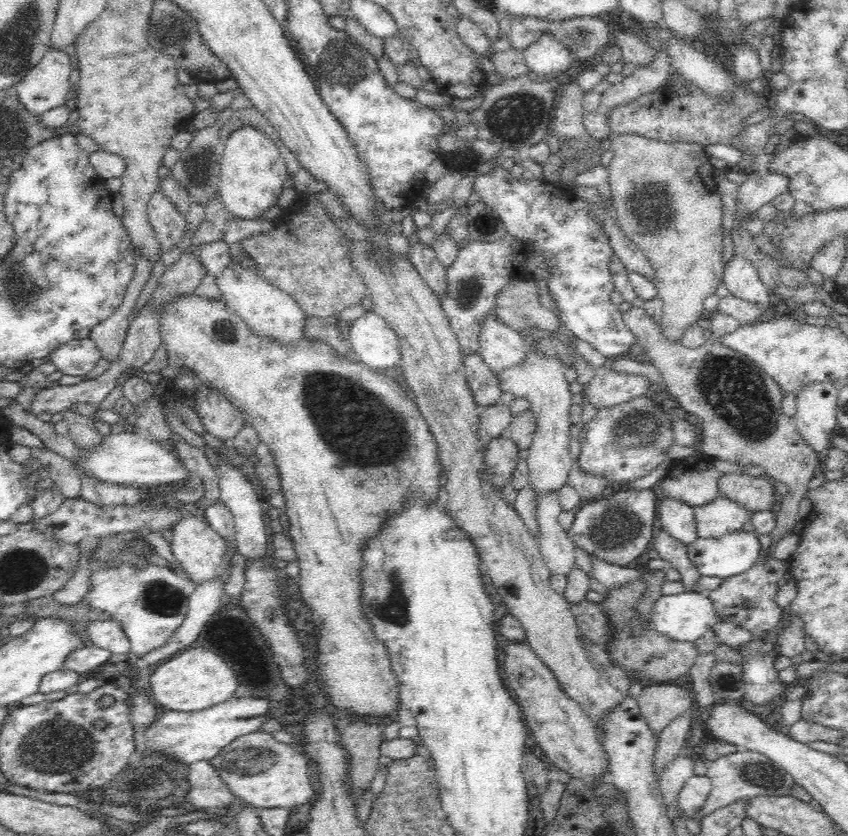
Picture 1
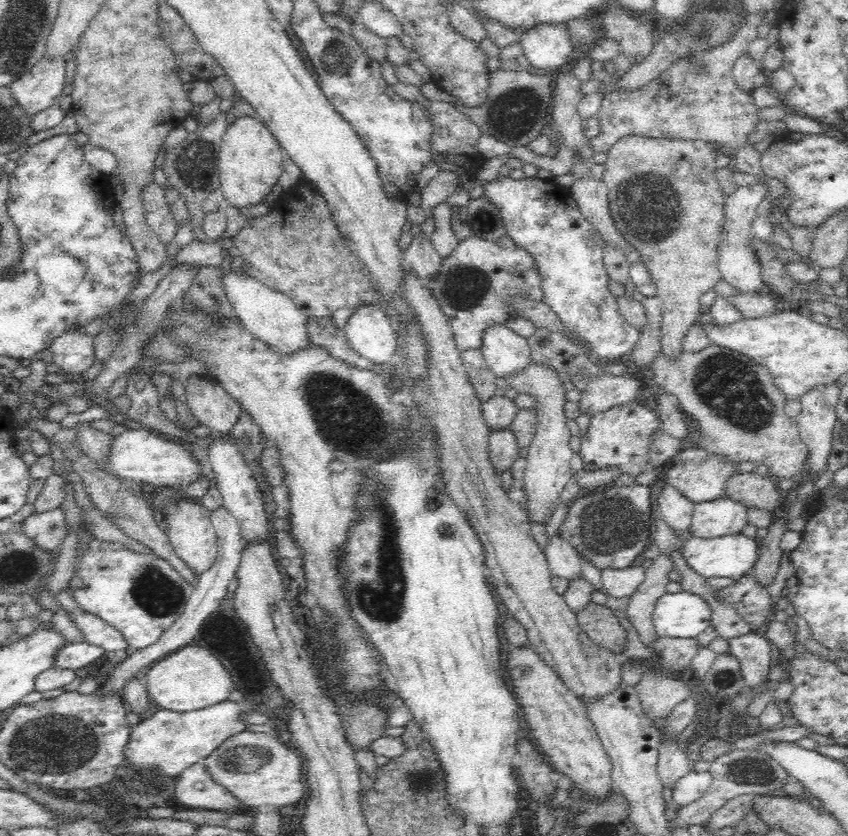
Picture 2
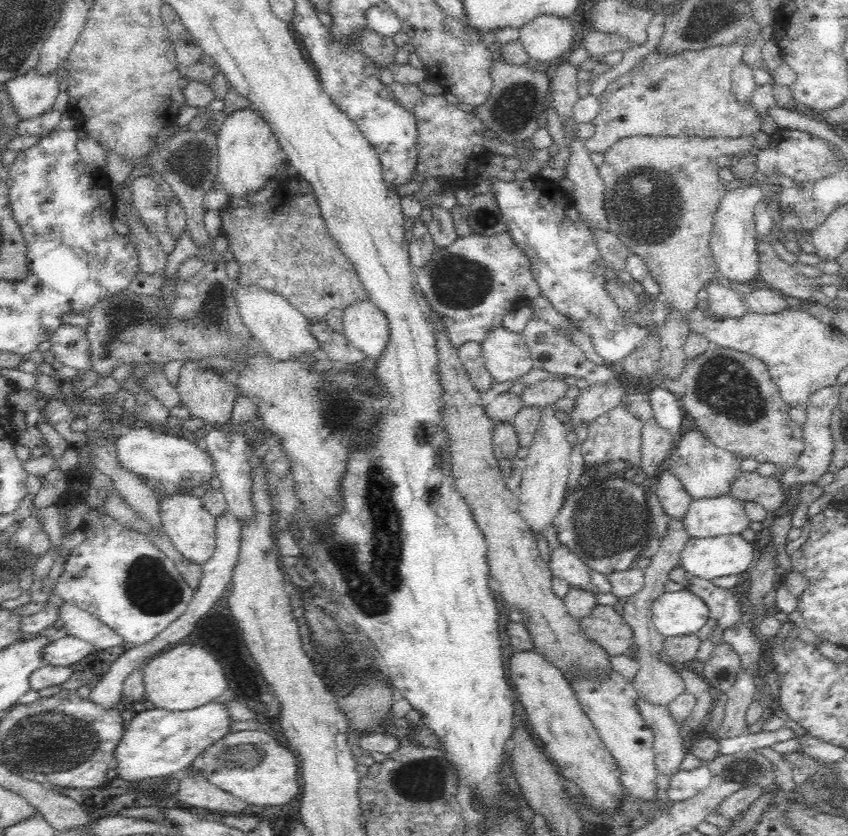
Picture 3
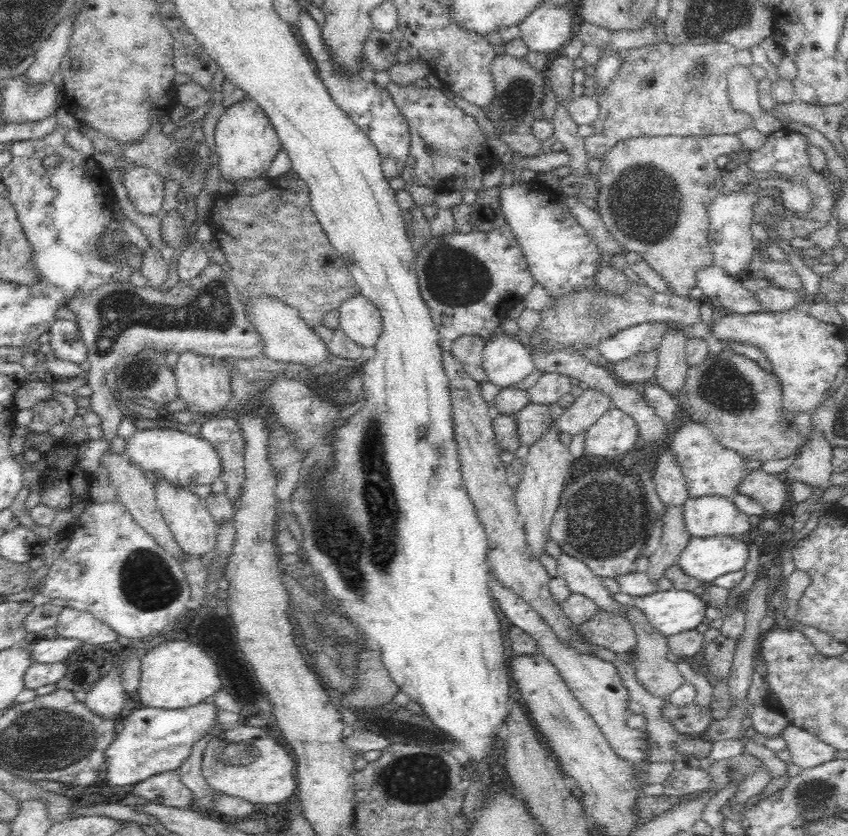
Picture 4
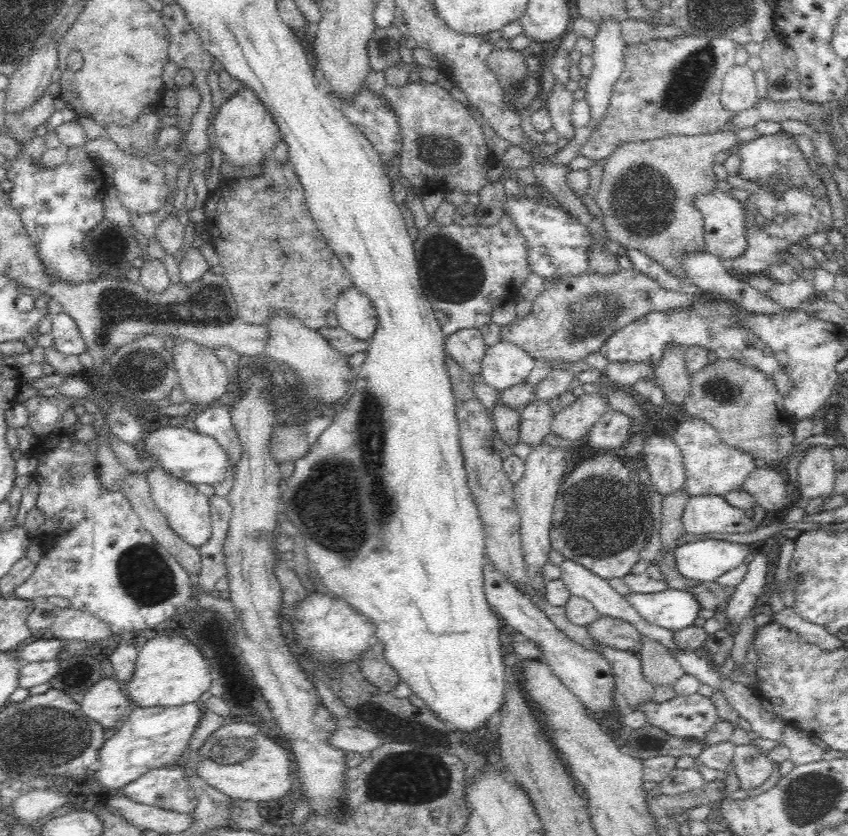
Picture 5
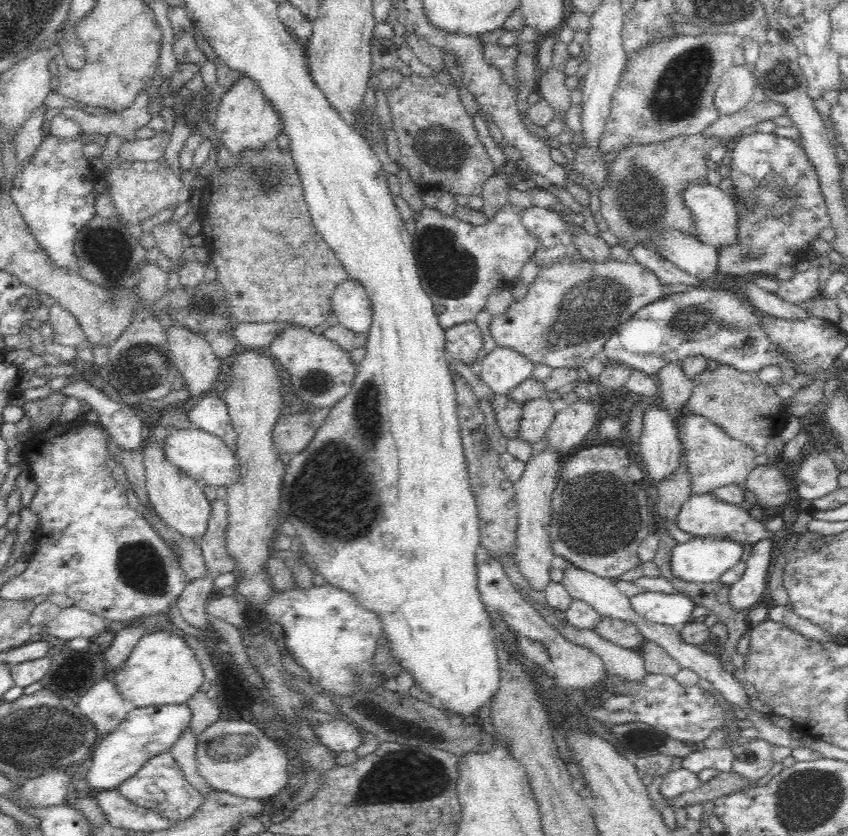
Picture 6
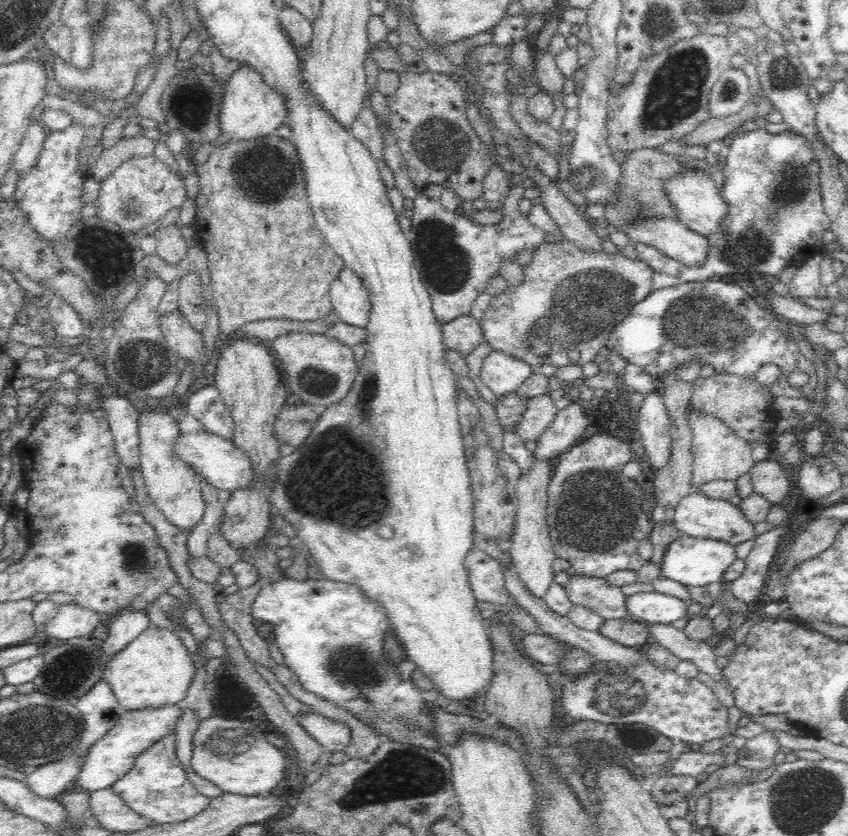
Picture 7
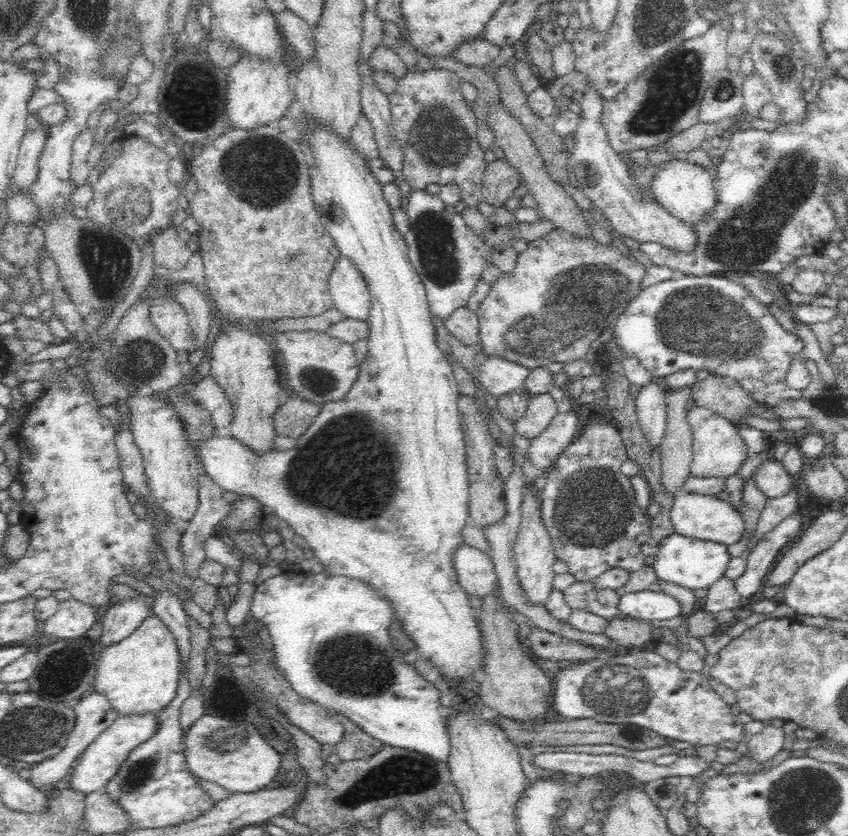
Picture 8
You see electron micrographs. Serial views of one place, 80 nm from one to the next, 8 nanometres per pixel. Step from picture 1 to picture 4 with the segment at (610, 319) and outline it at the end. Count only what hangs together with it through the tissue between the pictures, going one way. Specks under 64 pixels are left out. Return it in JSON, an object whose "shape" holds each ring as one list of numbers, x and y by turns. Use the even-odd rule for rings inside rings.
{"shape":[[537,179,528,183,517,180,512,186,500,184,498,188,505,225,516,237,534,283,541,285,554,301,572,294,596,294,601,289,598,270,602,268,602,257,590,235,562,202,563,193],[644,323,631,326,614,332,608,338,602,338,596,347,603,359,606,358,608,362,614,364,640,352,658,348,666,328,668,328,666,323]]}

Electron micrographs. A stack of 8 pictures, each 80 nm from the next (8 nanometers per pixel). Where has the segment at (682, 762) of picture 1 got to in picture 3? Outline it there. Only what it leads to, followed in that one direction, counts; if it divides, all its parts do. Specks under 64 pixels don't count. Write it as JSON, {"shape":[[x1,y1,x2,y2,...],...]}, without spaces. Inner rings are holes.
{"shape":[[638,700,638,711,645,718,648,726,654,731,654,751,658,775,674,777,682,772,681,766,685,758,685,741,680,736,679,726,670,717,667,708,657,708]]}

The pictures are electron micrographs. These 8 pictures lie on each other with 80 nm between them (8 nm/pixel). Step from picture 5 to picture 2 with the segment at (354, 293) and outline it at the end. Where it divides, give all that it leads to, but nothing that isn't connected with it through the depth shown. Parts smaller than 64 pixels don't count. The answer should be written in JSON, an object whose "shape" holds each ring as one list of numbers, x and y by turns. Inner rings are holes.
{"shape":[[374,304,358,307,344,329,350,348,370,364,395,362,399,334,380,307]]}

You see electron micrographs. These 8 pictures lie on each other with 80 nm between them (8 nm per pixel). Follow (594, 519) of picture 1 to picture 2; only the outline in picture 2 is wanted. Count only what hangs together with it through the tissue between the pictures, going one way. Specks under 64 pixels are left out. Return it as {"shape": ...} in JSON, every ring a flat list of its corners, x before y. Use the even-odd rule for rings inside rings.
{"shape":[[612,483,575,500,558,531,596,568,630,567,636,556,652,544,653,503,650,486,635,483,630,487,617,487]]}

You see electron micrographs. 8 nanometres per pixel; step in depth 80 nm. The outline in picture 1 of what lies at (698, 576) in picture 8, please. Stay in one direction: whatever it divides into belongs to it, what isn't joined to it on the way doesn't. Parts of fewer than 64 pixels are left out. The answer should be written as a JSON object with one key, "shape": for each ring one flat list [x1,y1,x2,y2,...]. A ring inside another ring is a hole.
{"shape":[[742,528,720,538,698,537,688,547,687,553,701,576,717,576,718,578,726,579,746,572,757,563,763,552,760,548,758,537,759,535,755,531,744,531]]}

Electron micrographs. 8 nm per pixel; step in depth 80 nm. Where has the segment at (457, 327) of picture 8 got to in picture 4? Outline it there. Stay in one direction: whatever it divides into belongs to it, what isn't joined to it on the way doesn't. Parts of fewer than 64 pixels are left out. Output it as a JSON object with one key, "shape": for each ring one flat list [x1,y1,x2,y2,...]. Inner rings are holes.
{"shape":[[463,336,457,338,452,345,452,354,461,362,463,369,474,379,474,382,481,386,488,381,483,363,484,339,474,336]]}

